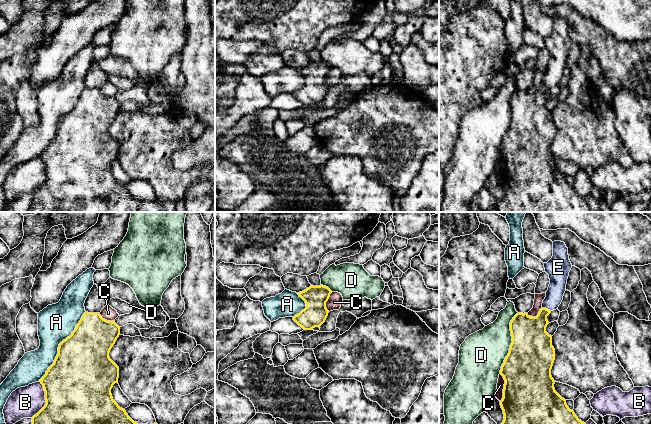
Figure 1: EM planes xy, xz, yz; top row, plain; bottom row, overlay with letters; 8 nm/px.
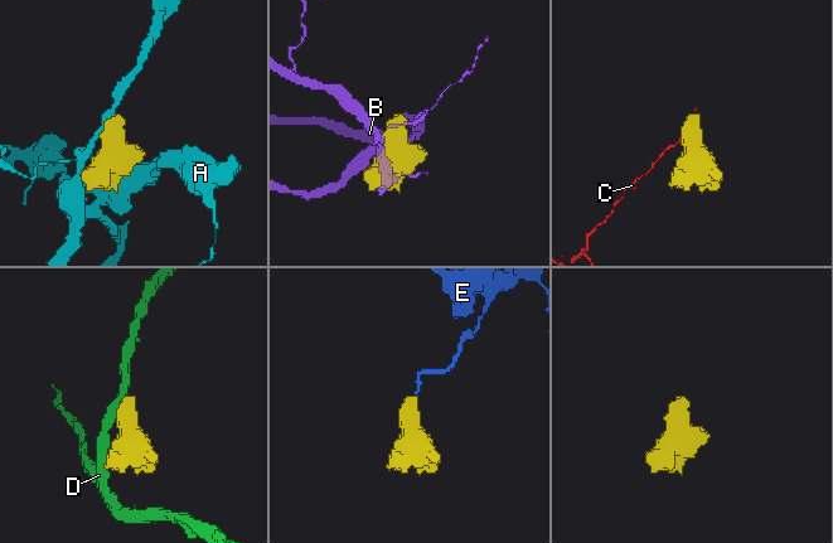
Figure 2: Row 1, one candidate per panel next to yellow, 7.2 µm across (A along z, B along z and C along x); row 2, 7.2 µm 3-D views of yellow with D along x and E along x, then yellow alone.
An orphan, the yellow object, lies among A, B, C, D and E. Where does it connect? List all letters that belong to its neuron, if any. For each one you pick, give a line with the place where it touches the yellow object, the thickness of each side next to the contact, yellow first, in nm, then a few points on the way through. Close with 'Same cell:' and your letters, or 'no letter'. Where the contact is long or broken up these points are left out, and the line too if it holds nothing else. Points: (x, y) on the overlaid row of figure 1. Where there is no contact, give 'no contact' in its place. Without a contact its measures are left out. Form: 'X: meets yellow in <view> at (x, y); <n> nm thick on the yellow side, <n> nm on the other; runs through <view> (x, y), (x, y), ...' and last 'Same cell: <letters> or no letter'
E: meets yellow in yz at (545, 308); 280 nm thick on the yellow side, 140 nm on the other; runs through yz (529, 334), (540, 322), (545, 308), (554, 297), (558, 280)
Same cell: E

